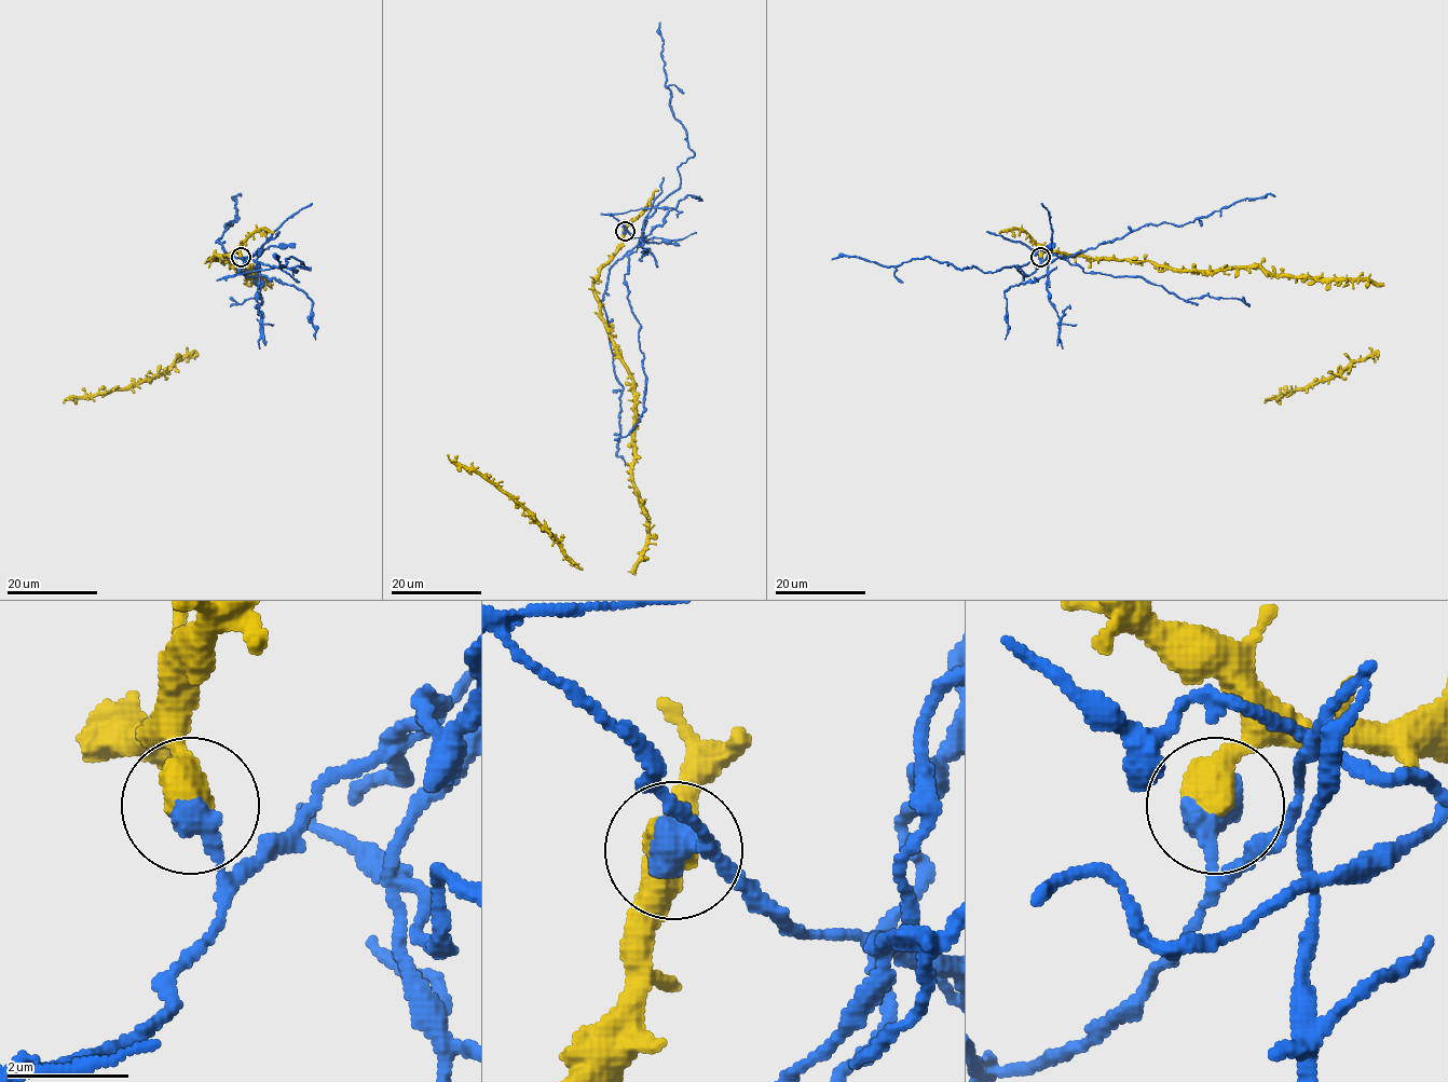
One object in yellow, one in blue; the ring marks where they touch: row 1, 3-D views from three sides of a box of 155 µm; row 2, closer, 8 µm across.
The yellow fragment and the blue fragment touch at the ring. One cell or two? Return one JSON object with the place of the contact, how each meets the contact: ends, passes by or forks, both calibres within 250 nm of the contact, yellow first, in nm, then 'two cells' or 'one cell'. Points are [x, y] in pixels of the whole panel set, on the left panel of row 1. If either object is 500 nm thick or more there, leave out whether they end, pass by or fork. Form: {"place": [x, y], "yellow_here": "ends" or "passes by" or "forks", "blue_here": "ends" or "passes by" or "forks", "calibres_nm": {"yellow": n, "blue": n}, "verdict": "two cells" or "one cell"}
{"place": [241, 257], "calibres_nm": {"yellow": 600, "blue": 600}, "verdict": "two cells"}

